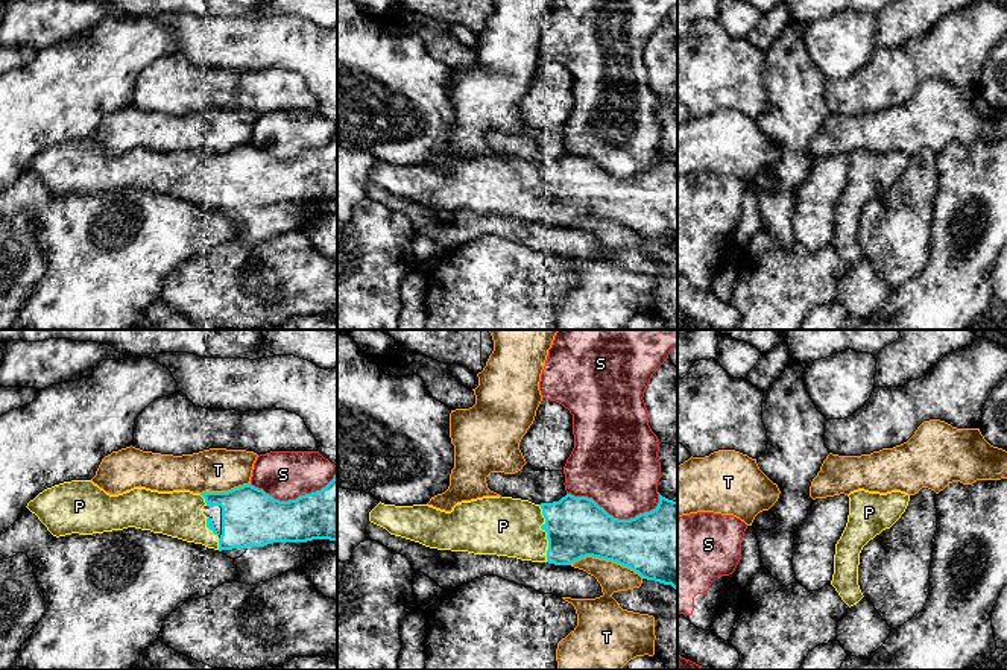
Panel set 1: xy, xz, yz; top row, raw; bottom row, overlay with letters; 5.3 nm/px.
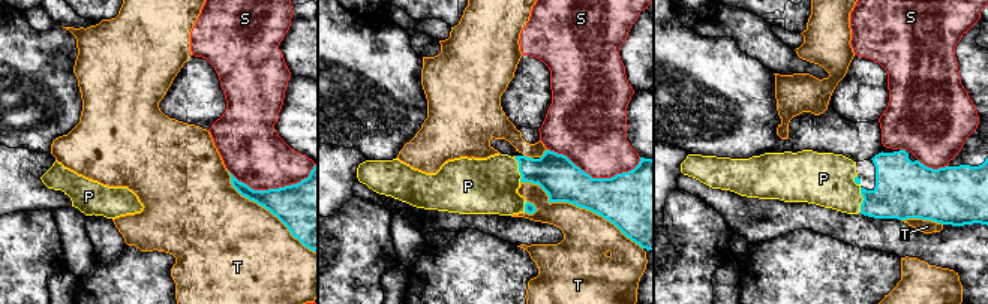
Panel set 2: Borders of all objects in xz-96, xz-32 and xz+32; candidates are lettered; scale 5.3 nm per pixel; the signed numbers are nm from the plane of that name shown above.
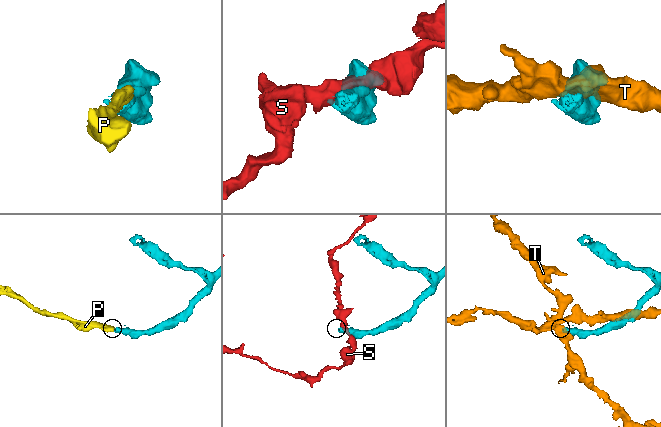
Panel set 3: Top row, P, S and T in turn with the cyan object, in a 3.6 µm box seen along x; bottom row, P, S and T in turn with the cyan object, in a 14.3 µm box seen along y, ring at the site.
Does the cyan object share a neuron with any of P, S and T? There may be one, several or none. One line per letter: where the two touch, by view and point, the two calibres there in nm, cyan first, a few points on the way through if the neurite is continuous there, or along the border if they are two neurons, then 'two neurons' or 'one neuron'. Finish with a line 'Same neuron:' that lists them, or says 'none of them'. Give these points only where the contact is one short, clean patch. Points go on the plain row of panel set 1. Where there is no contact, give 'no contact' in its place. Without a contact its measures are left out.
P: xz (547, 193) | 320/320 nm | one neuron
S: xz (612, 176) | 340/420 nm | two neurons
T: xz (606, 219) | 340/160 nm | two neurons
Same neuron: P

